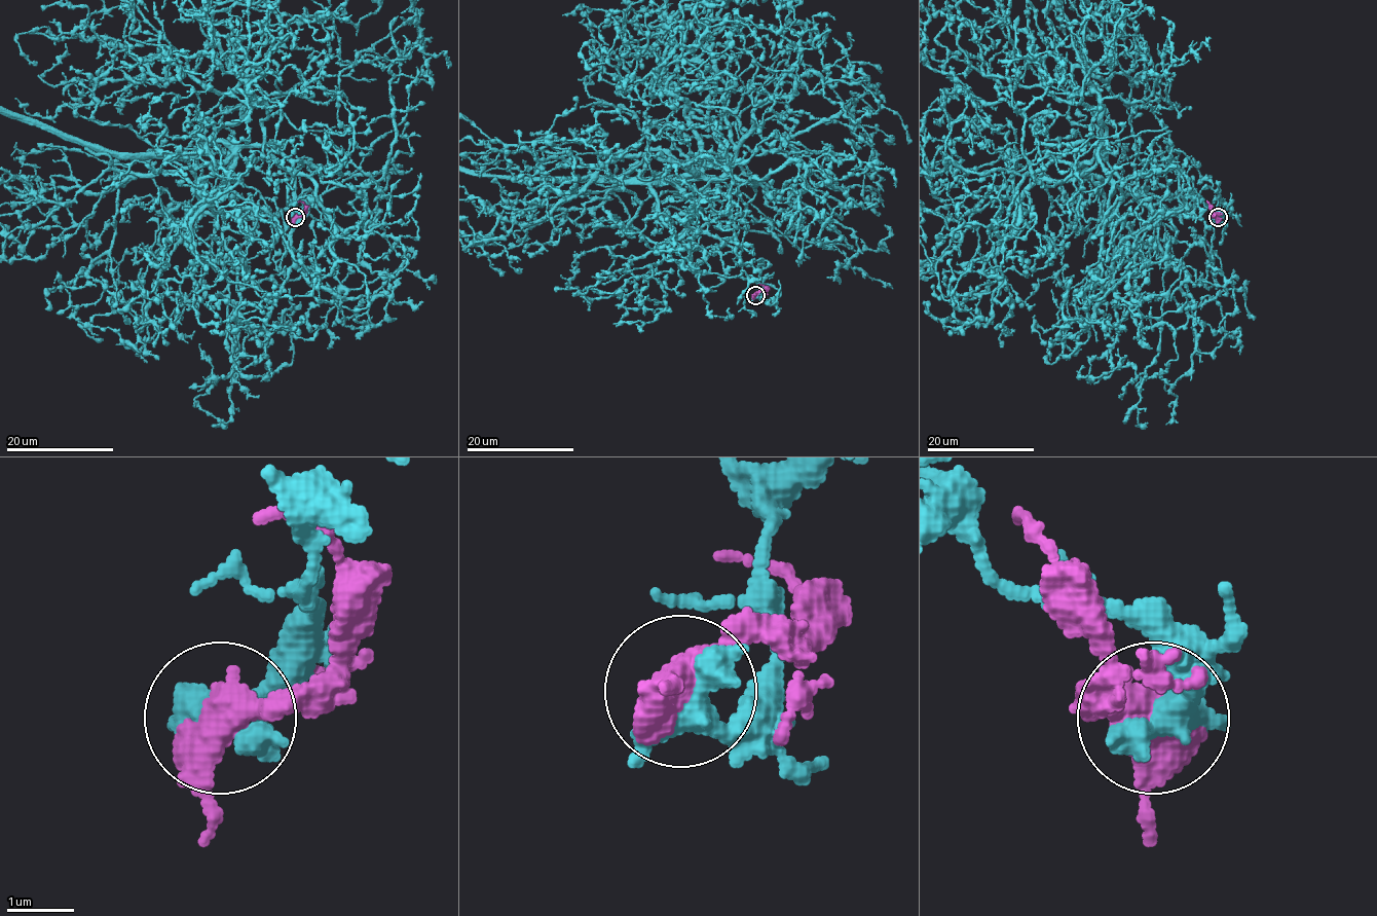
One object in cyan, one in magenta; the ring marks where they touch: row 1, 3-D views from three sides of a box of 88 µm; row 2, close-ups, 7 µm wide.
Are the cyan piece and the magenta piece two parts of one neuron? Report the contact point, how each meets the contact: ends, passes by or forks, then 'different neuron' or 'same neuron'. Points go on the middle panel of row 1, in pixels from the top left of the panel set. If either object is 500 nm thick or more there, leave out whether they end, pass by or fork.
at (755, 295); same neuron

